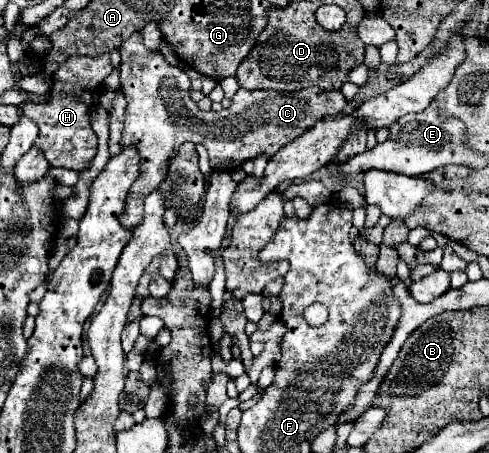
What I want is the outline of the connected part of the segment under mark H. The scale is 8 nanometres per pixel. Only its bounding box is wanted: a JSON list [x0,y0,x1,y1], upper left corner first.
[18,54,110,170]

